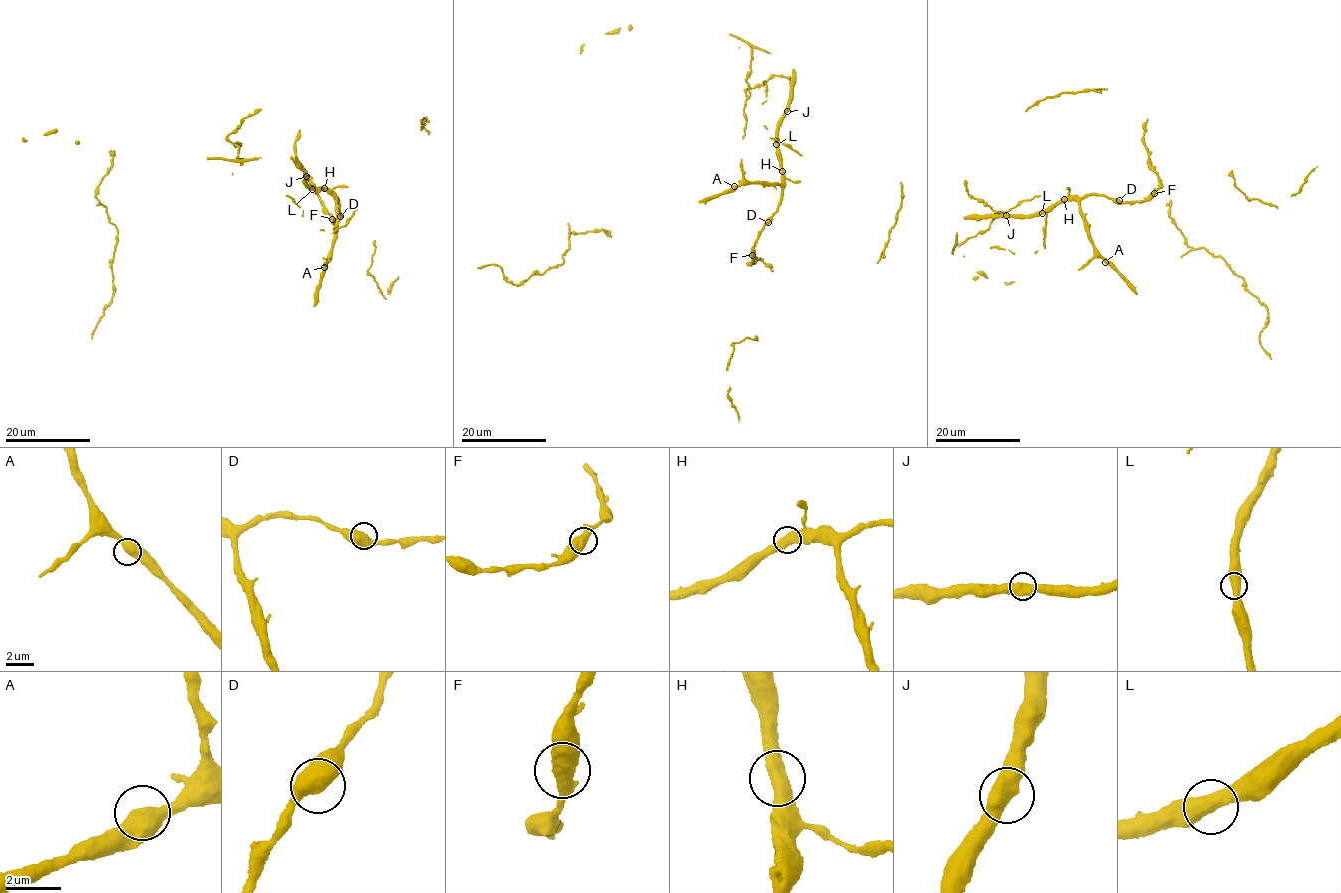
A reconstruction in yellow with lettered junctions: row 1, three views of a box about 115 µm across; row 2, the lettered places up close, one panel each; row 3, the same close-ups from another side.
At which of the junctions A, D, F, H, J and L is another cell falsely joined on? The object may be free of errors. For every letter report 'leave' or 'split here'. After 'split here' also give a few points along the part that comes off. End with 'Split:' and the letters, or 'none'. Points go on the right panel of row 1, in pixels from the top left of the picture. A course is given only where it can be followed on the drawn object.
A: leave
D: leave
F: leave
H: leave
J: leave
L: leave
Split: none

